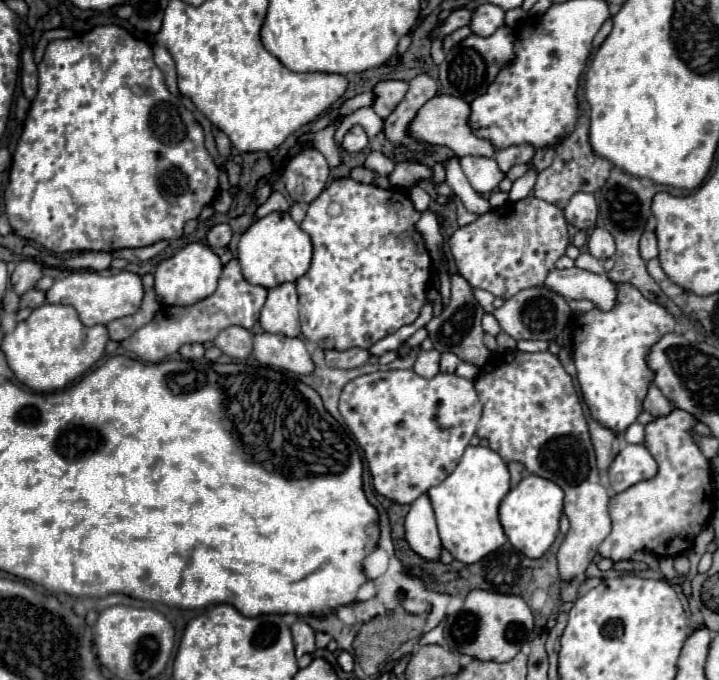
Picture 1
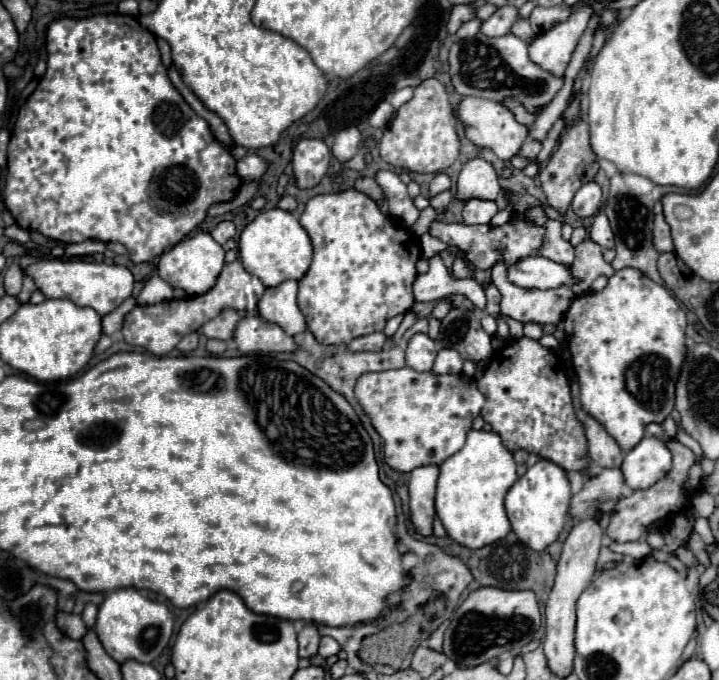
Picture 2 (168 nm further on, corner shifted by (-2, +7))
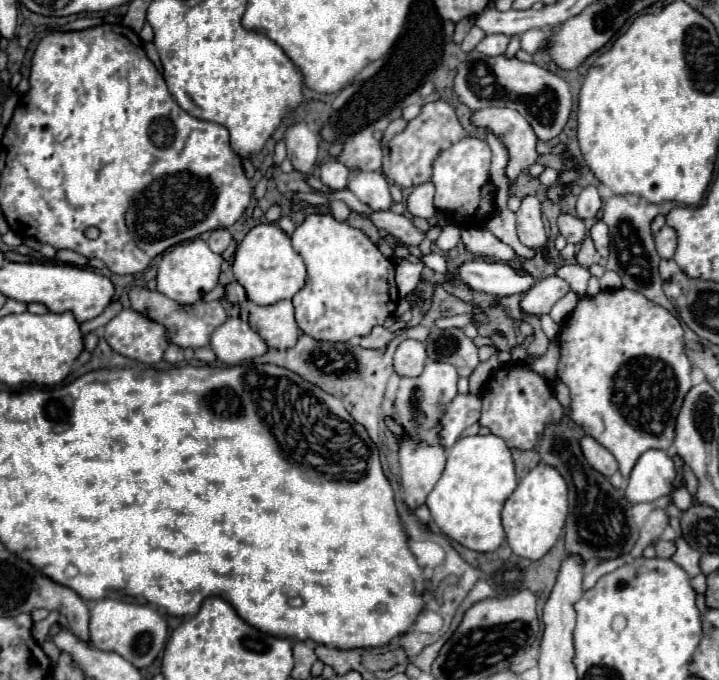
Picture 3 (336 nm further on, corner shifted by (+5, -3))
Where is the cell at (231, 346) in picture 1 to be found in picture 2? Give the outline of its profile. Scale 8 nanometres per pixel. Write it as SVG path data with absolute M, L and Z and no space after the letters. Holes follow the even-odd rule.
M223 309L215 319L203 323L197 333L207 335L209 339L229 341L233 337L233 329L235 329L235 325L237 325L239 319L241 319L239 311L235 311L235 309Z

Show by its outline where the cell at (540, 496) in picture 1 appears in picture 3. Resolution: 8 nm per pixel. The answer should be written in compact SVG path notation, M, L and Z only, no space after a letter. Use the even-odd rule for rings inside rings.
M538 465L524 479L520 479L514 493L502 509L502 525L510 549L524 559L544 557L558 541L568 515L568 489L562 475L550 465Z

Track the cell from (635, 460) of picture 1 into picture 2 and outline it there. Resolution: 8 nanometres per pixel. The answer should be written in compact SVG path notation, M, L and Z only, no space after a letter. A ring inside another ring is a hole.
M647 435L625 455L621 469L631 489L649 489L669 473L671 451L665 441Z

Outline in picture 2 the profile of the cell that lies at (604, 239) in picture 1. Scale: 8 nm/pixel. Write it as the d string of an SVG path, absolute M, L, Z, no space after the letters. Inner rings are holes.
M597 213L595 215L593 227L591 227L591 239L595 243L599 243L601 247L605 247L605 249L611 249L615 245L613 231L611 231L611 225L609 225L609 219L607 219L605 213Z

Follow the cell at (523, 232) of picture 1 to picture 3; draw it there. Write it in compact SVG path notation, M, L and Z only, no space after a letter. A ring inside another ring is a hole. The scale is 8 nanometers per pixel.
M376 211L370 215L370 219L376 223L376 227L386 229L390 235L410 247L418 247L424 241L424 233L406 215L396 215L392 211Z

